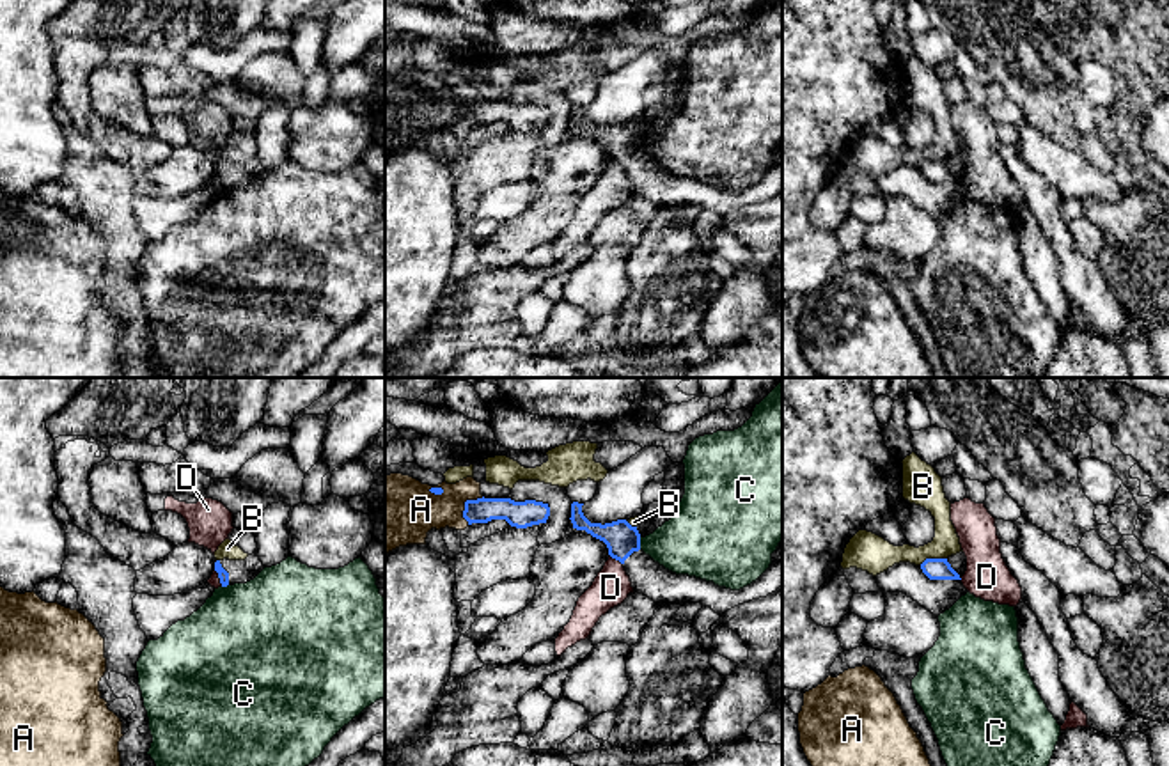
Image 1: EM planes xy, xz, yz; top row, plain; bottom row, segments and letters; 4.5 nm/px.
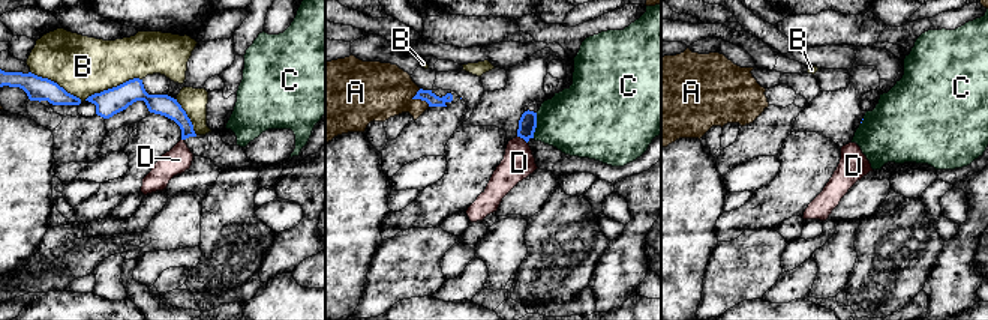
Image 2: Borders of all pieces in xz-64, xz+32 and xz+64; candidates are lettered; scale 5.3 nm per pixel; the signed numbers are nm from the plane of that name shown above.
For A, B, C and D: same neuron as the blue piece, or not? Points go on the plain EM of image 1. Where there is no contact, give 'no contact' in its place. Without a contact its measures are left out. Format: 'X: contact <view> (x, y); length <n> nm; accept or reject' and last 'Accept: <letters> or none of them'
A: contact xz (465, 107); length 150 nm; reject
B: contact yz (932, 162); length 130 nm; reject
C: contact xz (639, 146); length 60 nm; reject
D: contact xz (616, 162); length 70 nm; reject
Accept: none of them

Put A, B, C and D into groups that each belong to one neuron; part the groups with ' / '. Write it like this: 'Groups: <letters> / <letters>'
Groups: A / B / C / D

